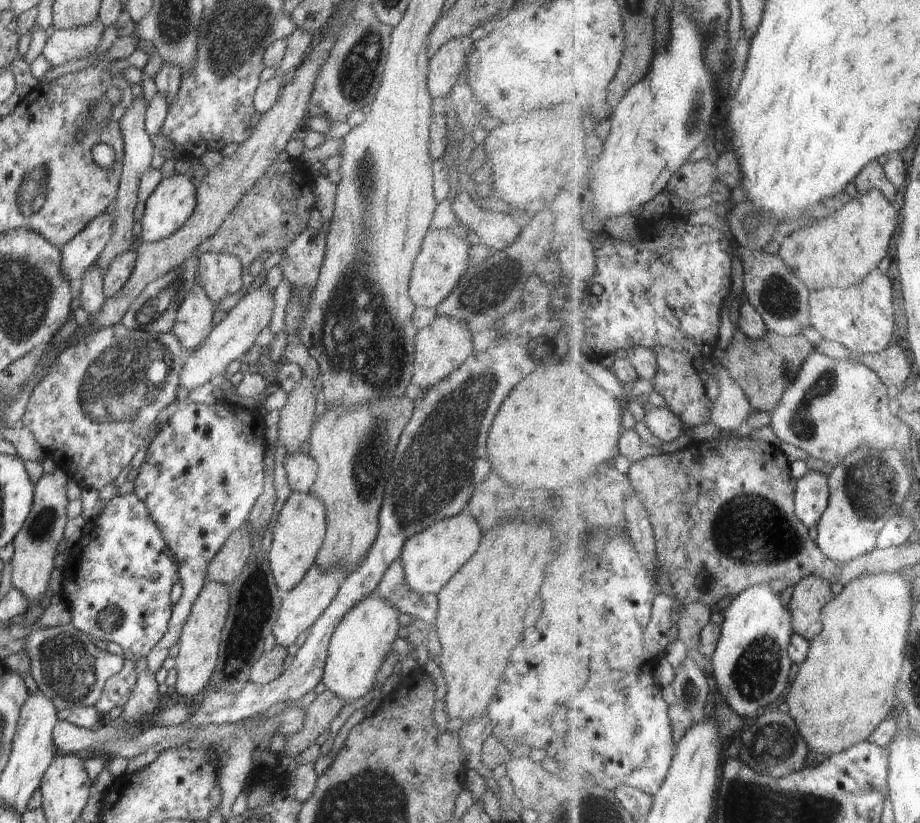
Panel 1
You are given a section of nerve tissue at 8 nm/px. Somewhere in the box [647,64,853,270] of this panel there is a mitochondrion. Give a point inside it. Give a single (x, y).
(703, 110)

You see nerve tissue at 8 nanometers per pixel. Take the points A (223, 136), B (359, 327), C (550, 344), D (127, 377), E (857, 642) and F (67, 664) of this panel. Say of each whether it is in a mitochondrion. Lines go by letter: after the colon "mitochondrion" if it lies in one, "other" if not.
A: other
B: mitochondrion
C: other
D: mitochondrion
E: other
F: mitochondrion

